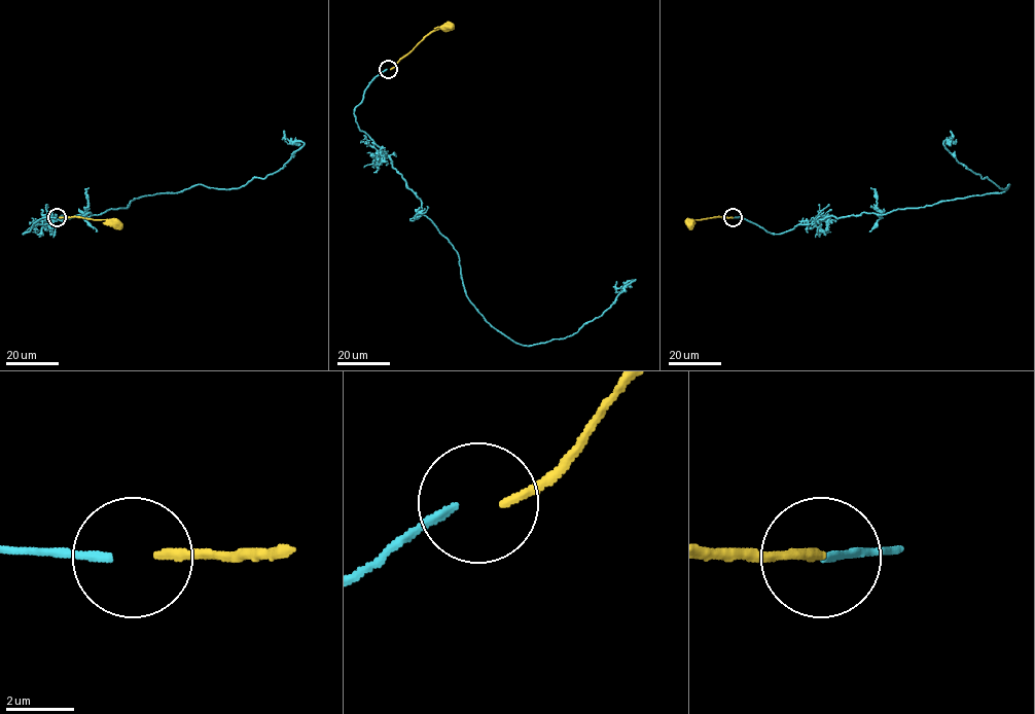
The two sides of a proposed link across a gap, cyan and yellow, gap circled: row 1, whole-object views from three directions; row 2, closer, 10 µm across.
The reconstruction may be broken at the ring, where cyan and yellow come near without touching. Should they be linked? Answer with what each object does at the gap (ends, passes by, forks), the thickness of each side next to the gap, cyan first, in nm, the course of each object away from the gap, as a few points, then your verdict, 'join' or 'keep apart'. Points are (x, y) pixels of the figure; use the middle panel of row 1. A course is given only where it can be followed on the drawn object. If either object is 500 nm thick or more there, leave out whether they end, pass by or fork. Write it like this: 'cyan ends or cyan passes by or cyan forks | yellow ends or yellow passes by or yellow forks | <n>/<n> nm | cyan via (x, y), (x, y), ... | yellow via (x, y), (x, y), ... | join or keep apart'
cyan ends | yellow ends | 240/240 nm | cyan via (387, 69), (358, 128), (456, 251), (491, 325), (527, 346), (563, 338), (635, 280), (614, 286) | yellow via (390, 69), (425, 36), (447, 26) | keep apart

